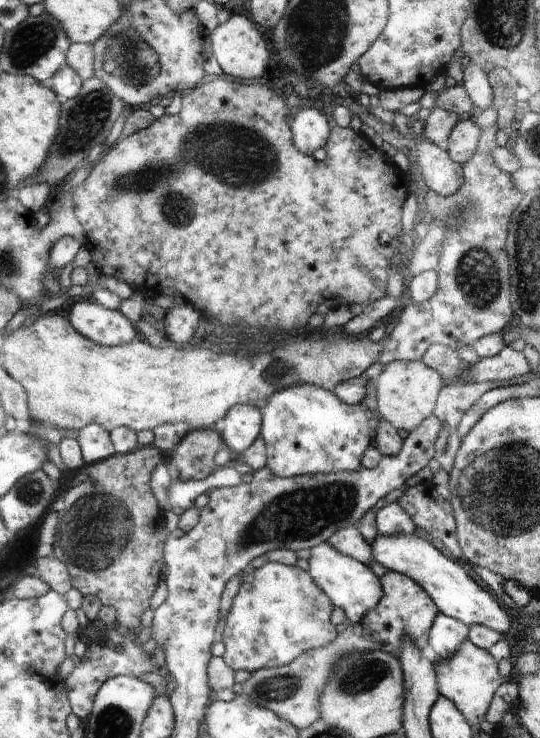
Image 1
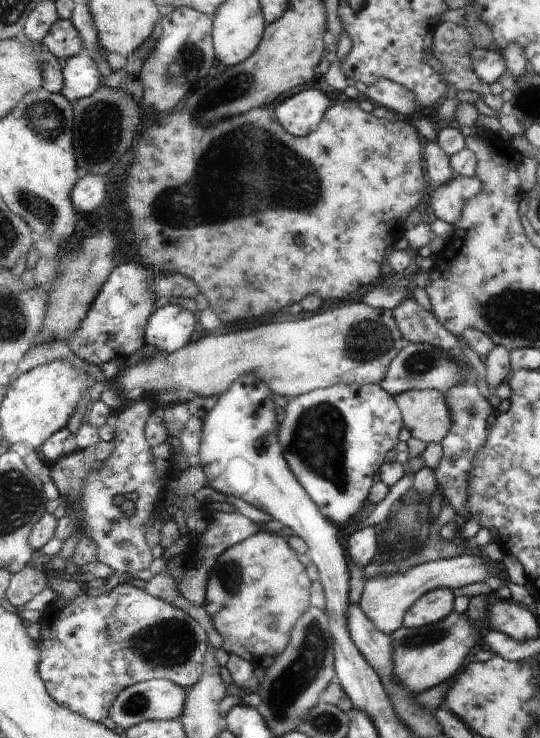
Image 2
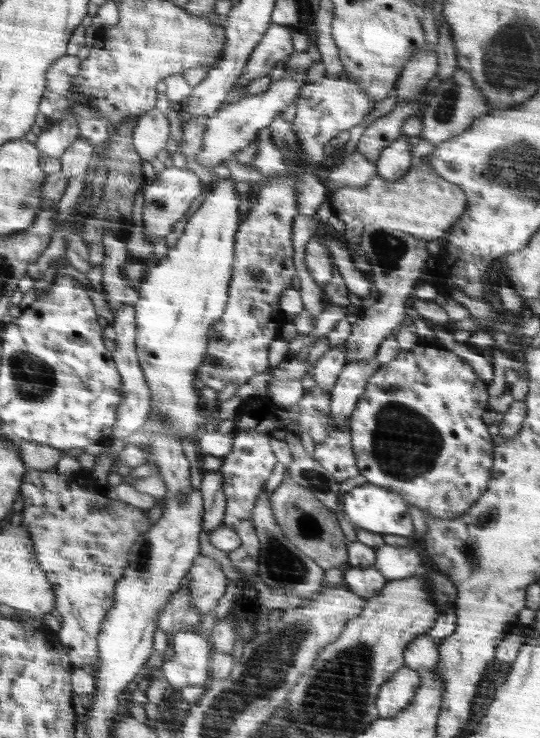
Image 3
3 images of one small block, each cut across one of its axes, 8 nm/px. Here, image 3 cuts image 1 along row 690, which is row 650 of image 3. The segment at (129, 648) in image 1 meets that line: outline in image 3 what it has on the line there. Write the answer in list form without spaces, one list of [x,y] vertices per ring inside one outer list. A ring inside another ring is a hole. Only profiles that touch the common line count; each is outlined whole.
[[[56,468],[32,470],[25,477],[21,491],[24,498],[22,526],[32,533],[38,559],[57,591],[57,610],[62,615],[62,628],[55,638],[69,651],[75,668],[80,669],[84,664],[96,667],[100,658],[98,636],[114,606],[115,588],[128,568],[130,550],[138,538],[152,528],[148,512],[110,499],[107,491],[88,471],[60,476]]]

